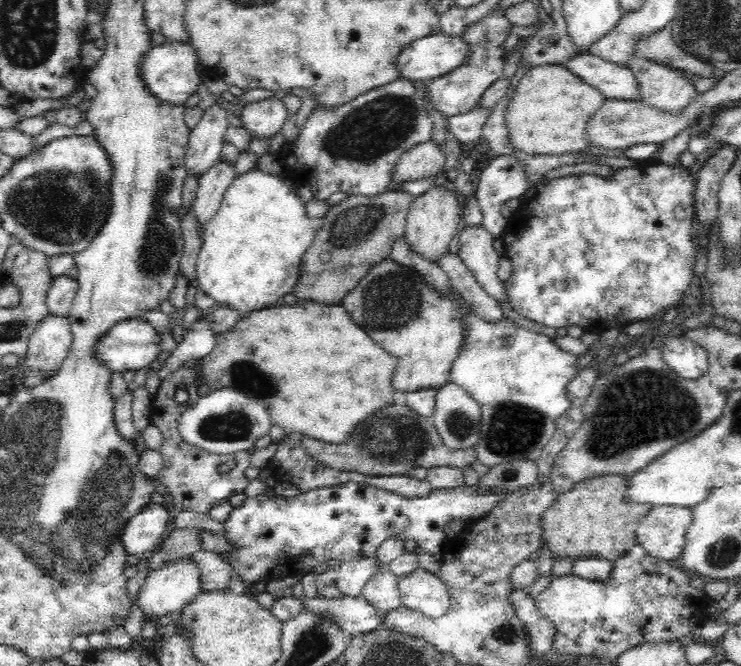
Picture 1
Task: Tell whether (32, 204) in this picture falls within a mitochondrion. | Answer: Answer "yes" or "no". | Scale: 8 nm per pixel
yes

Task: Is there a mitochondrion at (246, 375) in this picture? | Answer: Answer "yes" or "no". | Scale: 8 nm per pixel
yes

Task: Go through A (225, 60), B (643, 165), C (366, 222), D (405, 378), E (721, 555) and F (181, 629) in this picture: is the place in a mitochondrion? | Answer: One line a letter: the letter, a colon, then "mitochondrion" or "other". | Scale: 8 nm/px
A: other
B: other
C: mitochondrion
D: other
E: mitochondrion
F: other

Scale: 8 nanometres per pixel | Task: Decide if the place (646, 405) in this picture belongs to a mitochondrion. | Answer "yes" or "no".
yes

